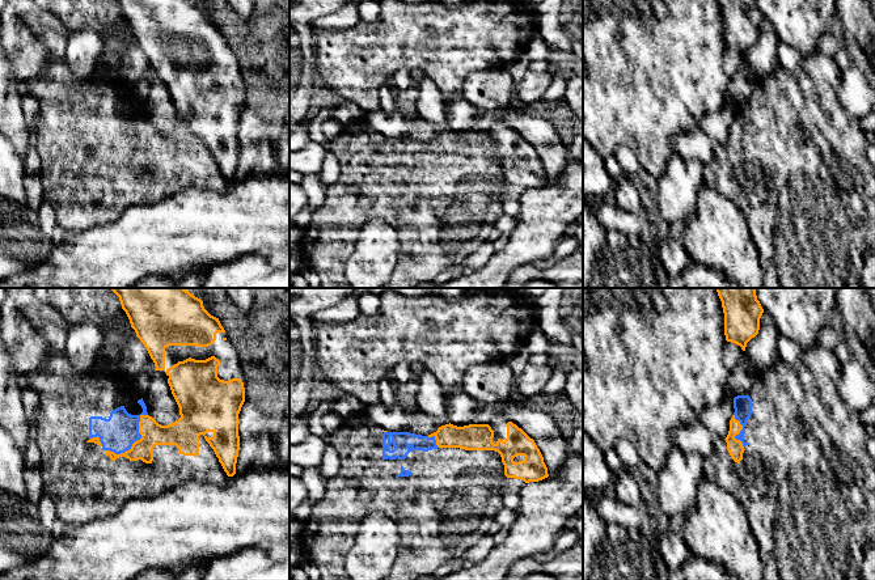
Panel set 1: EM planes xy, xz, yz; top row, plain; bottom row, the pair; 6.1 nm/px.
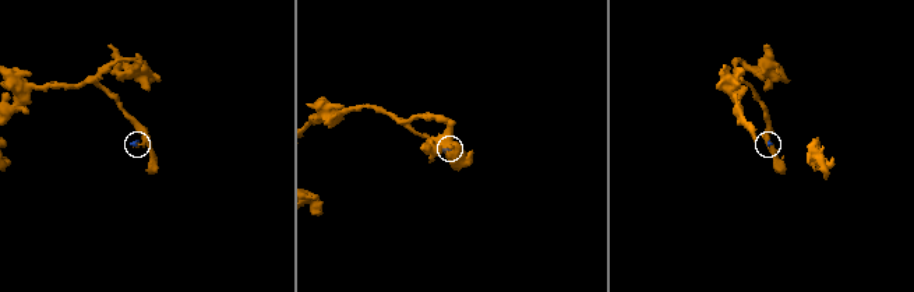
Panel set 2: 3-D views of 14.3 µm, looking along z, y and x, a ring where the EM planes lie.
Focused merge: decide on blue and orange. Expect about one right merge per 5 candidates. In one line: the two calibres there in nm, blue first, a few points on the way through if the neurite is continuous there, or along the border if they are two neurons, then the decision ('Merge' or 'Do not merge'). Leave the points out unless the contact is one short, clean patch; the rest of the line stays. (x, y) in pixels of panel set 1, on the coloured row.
Thickness 220 nm (blue) against 140 nm. Boundary: xy (147, 414), (139, 418), (140, 437), (129, 449), (106, 451). Do not merge

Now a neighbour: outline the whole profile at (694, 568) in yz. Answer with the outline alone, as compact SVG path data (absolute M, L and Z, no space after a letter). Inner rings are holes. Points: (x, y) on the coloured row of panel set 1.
M690 555L690 558L675 572L669 572L668 580L728 580L722 566Z

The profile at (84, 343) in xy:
M90 322L69 326L63 355L69 365L83 373L97 365L105 338L97 325Z

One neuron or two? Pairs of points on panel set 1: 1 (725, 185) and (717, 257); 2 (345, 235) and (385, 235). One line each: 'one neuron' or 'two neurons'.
1: two neurons
2: two neurons

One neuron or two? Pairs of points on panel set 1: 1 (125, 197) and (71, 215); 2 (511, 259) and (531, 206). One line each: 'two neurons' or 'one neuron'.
1: one neuron
2: one neuron

